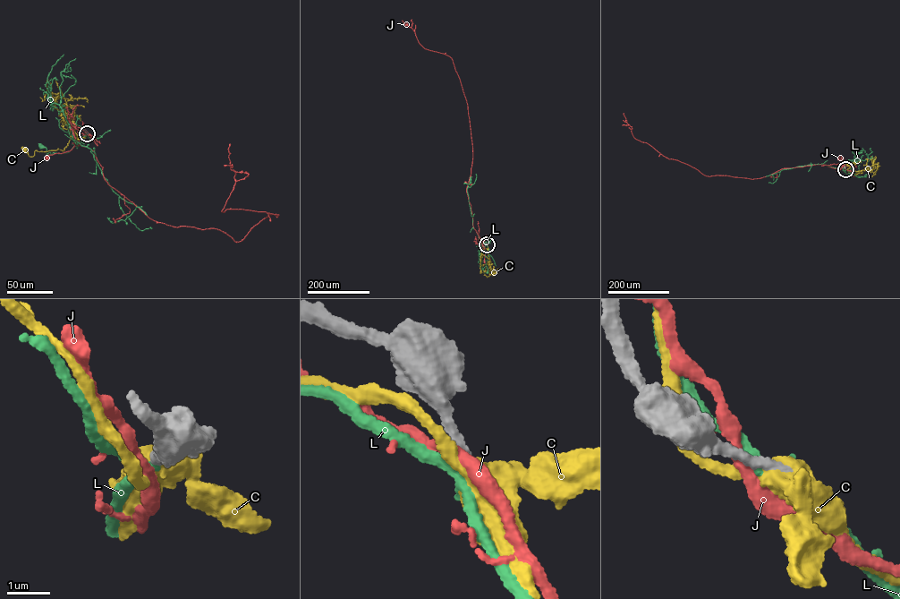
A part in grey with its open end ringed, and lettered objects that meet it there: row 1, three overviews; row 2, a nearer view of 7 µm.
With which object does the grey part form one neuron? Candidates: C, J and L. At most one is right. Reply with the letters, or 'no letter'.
no letter

